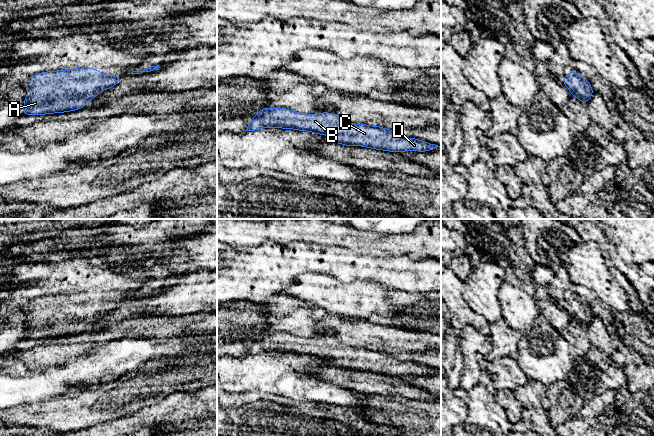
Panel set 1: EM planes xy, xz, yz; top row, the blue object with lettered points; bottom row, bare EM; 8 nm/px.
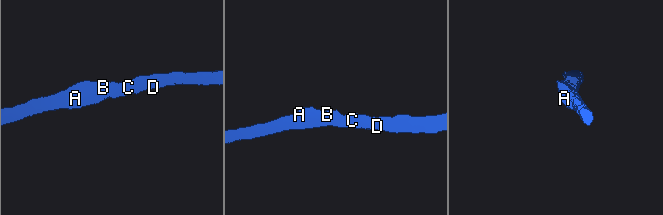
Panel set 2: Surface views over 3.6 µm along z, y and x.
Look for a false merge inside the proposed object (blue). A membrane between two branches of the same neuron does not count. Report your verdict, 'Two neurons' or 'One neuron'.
One neuron

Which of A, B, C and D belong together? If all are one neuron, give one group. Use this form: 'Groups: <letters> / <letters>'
Groups: A B C D

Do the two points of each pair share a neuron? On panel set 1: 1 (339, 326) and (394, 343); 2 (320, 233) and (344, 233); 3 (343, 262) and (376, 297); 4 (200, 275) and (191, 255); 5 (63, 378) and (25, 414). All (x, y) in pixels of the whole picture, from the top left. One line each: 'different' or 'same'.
1: same
2: same
3: different
4: different
5: different

